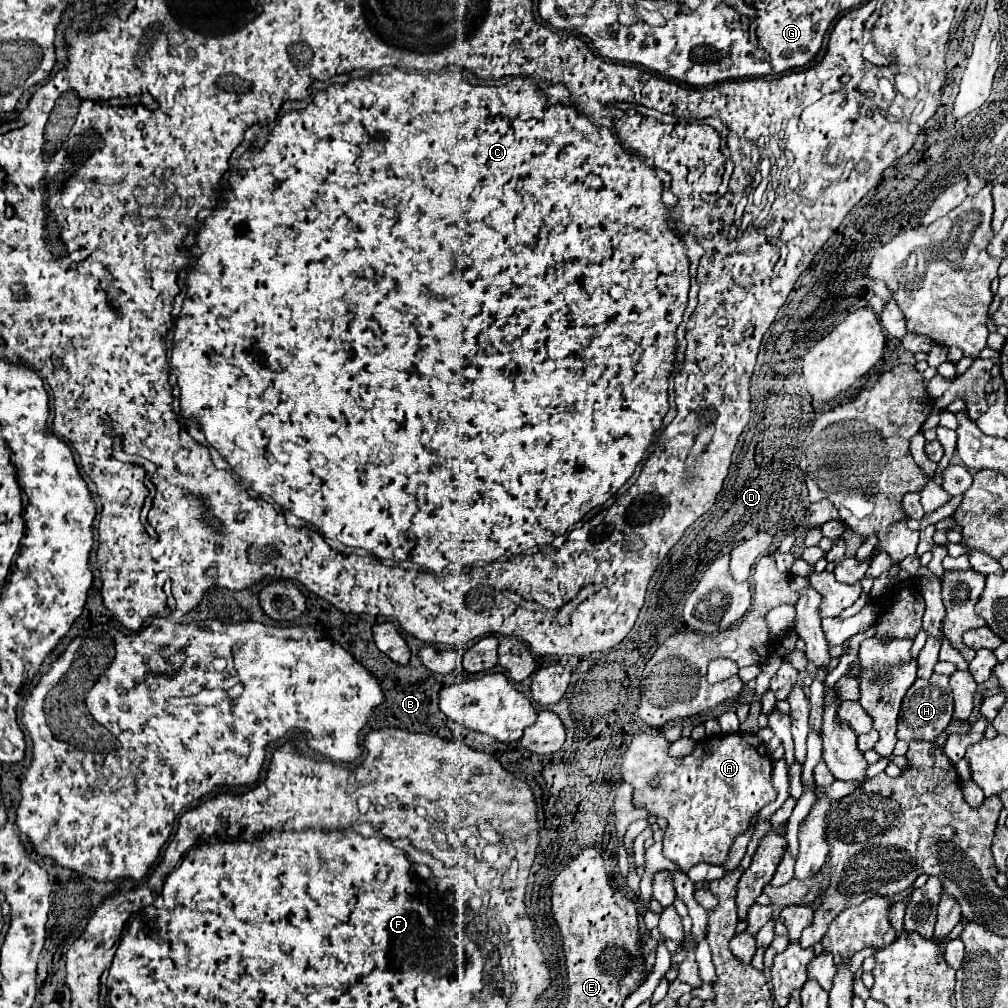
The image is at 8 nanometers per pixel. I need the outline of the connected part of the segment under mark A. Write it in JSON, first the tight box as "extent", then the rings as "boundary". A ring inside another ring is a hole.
{"extent":[621,733,777,871],"boundary":[[[639,733],[633,737],[627,751],[621,755],[621,777],[633,785],[633,803],[645,807],[655,817],[665,817],[669,821],[662,845],[663,855],[671,859],[681,871],[689,871],[697,863],[723,865],[727,861],[731,843],[735,835],[749,827],[751,817],[777,799],[777,791],[771,785],[771,759],[765,743],[753,733],[731,733],[715,739],[697,741],[695,749],[683,759],[669,755],[671,743],[661,733]]]}

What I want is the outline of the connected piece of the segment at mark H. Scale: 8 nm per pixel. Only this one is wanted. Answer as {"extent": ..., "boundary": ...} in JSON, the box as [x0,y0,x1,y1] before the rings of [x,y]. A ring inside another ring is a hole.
{"extent":[897,673,953,741],"boundary":[[[933,673],[931,679],[917,679],[909,687],[909,691],[901,703],[897,739],[903,739],[903,741],[913,741],[913,739],[935,741],[943,733],[943,729],[949,725],[951,715],[953,715],[953,695],[949,689],[949,677]]]}

